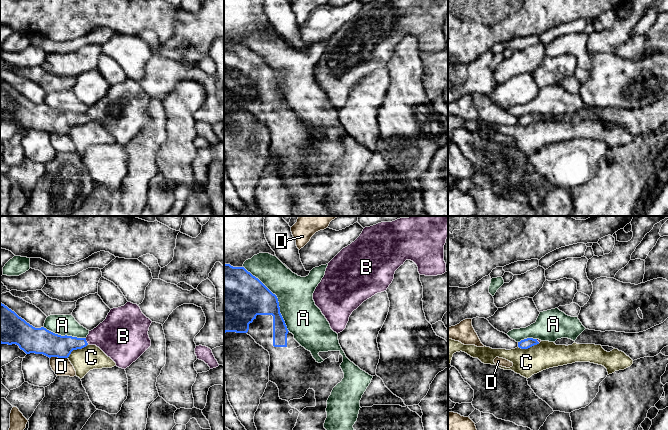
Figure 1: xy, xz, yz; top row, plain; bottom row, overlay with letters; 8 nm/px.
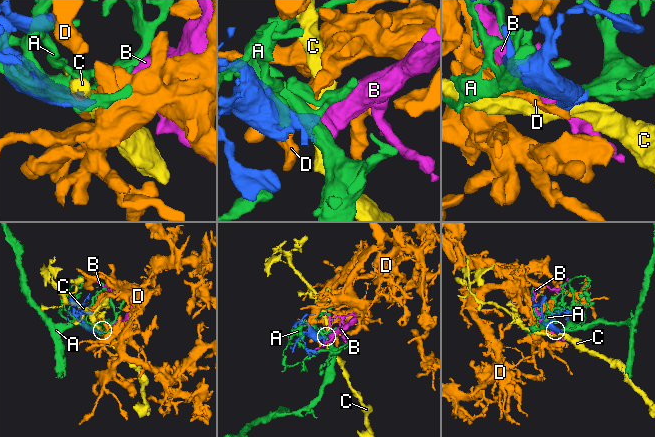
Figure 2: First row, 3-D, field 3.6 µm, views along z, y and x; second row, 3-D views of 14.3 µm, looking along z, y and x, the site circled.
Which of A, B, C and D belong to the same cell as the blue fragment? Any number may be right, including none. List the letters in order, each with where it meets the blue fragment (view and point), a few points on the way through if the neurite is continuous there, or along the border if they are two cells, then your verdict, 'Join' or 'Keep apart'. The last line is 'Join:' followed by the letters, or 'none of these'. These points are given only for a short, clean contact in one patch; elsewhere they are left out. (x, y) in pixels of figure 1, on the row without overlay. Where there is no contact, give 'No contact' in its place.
A: Touches blue at xz (276, 73). Keep apart
B: Touches blue at xy (86, 117). Path across: xy (56, 121), (86, 117), (97, 112), (116, 112). Join
C: Touches blue at xy (77, 124). Boundary: xy (88, 120), (74, 125), (67, 133). Keep apart
D: Touches blue at xy (58, 133). Boundary: xy (67, 133), (50, 134). Keep apart
Join: B

